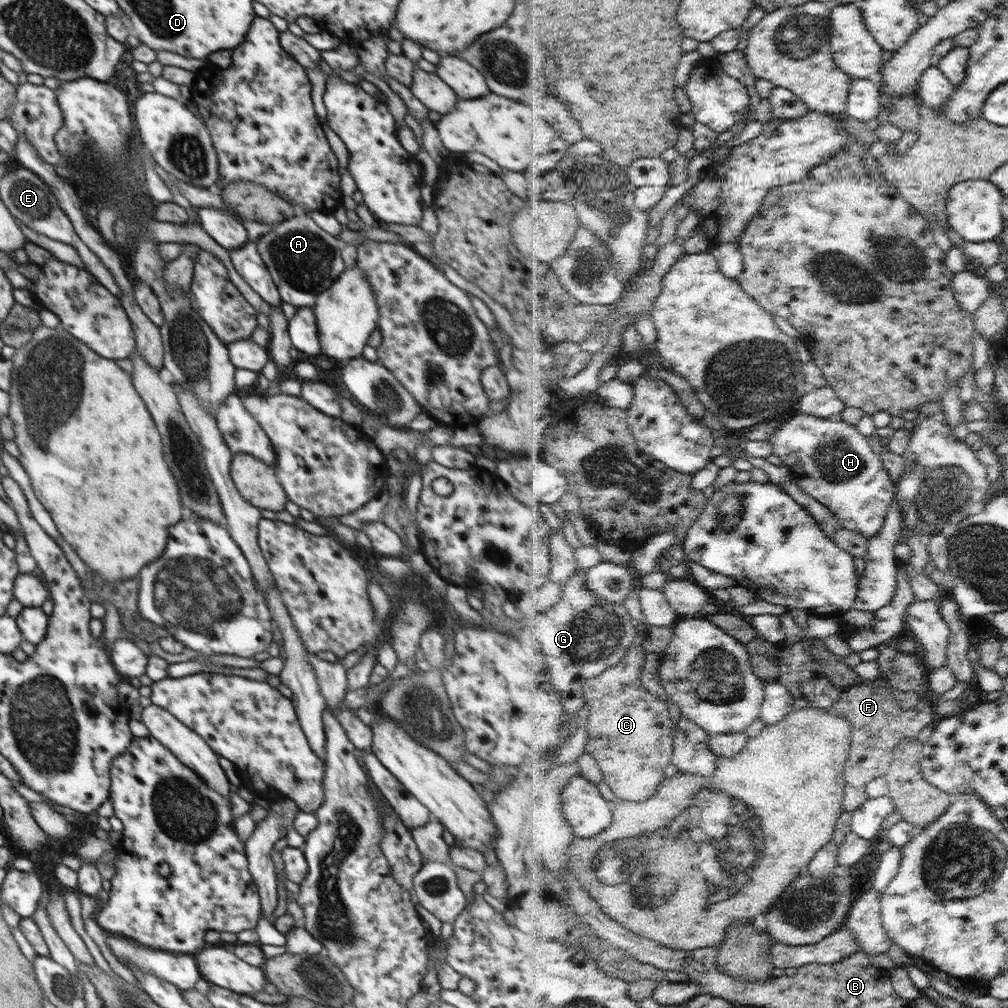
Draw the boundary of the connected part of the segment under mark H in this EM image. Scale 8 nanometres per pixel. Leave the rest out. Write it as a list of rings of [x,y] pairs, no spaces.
[[[802,411],[792,416],[790,422],[780,426],[770,441],[776,456],[780,456],[784,464],[792,468],[793,476],[800,486],[819,502],[826,504],[844,526],[867,534],[870,540],[884,528],[896,500],[897,484],[882,460],[876,439],[862,434],[858,426],[845,422],[841,417],[826,419]]]

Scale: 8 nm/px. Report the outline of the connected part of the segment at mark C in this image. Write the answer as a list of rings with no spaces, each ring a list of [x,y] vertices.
[[[634,644],[620,664],[610,667],[600,676],[585,680],[583,688],[587,702],[591,706],[589,718],[589,743],[587,750],[600,763],[604,780],[612,788],[617,797],[632,802],[646,802],[654,796],[666,778],[666,768],[673,762],[675,753],[675,728],[670,708],[664,700],[654,696],[644,687],[642,670],[646,664],[648,652],[642,644]]]

